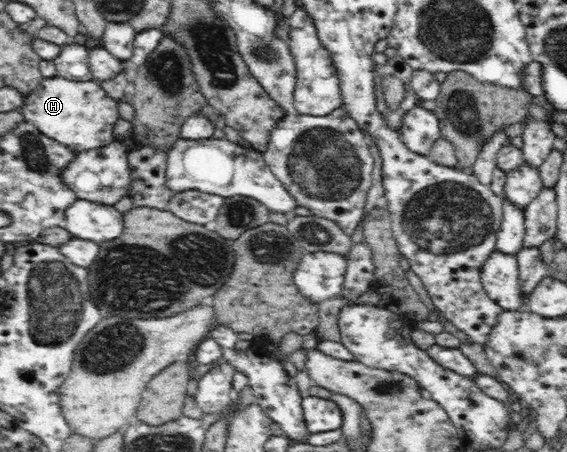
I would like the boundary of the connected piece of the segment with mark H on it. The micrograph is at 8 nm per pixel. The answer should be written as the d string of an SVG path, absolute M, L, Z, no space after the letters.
M58 75L43 78L38 89L26 94L20 111L24 121L34 124L43 135L74 153L96 150L113 143L113 129L120 118L117 100L106 94L94 79L70 81Z

